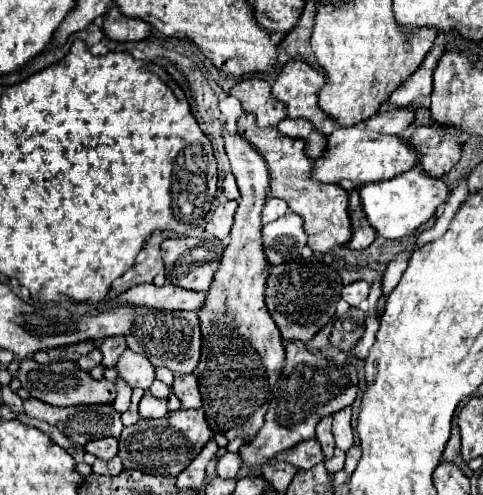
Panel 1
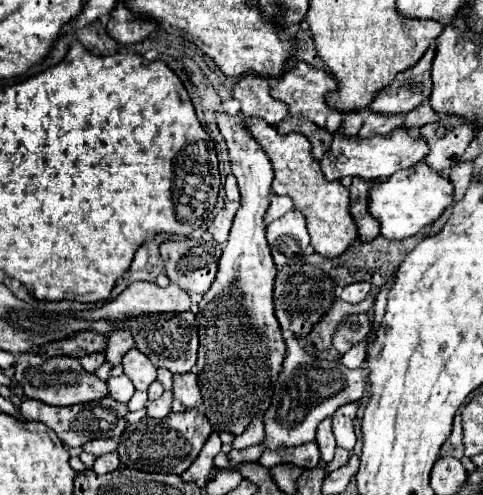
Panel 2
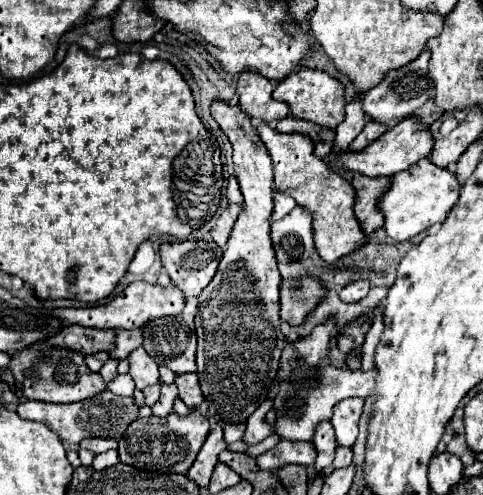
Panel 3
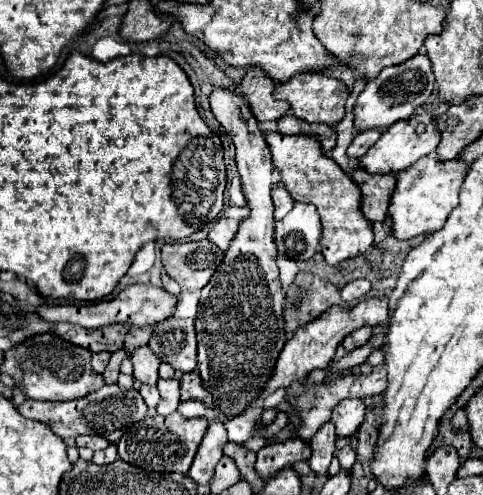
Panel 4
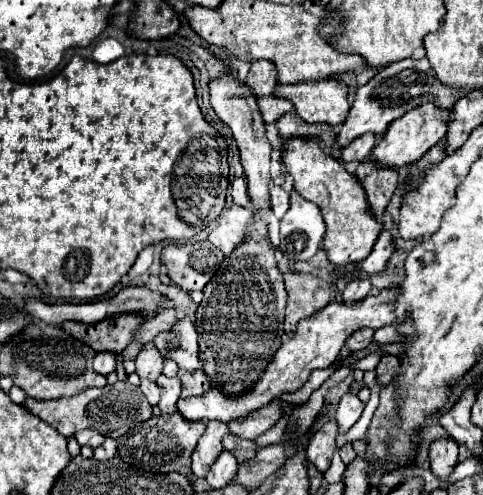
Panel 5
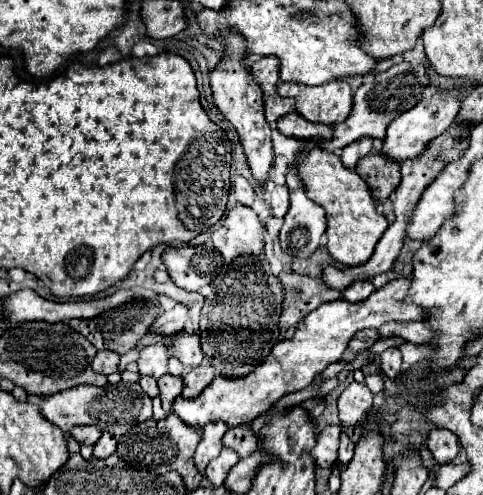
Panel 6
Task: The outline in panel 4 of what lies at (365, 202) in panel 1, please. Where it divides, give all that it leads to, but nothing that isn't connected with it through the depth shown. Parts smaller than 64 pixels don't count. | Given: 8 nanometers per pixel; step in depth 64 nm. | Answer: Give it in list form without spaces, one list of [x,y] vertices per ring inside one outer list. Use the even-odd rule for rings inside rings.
[[[428,154],[414,166],[396,176],[396,188],[390,196],[388,216],[392,220],[392,234],[398,240],[408,240],[418,234],[430,234],[443,226],[451,211],[458,206],[460,186],[466,176],[466,166],[460,158],[440,164],[436,156]]]

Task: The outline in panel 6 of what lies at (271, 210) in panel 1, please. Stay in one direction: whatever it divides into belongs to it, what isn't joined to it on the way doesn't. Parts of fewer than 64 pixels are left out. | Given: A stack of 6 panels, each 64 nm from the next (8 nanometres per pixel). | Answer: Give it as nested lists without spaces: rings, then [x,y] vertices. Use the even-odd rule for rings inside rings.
[[[272,186],[270,188],[270,206],[274,216],[282,218],[288,212],[288,188],[286,186]]]

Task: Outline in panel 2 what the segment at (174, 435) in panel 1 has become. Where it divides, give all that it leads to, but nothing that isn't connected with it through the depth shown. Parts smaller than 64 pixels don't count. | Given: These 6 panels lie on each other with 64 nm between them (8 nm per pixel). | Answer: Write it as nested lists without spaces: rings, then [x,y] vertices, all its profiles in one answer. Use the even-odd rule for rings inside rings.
[[[198,410],[170,412],[166,418],[142,418],[136,424],[128,424],[122,432],[118,454],[120,462],[128,468],[140,472],[164,472],[164,474],[182,474],[196,460],[204,442],[212,434],[212,424]]]

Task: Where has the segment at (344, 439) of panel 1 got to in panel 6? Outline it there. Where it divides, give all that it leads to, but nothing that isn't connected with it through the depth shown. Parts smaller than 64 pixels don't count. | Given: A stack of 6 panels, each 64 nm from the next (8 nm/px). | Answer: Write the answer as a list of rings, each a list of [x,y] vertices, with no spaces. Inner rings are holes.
[[[352,382],[338,398],[338,418],[344,428],[354,426],[372,408],[372,394],[366,384]]]

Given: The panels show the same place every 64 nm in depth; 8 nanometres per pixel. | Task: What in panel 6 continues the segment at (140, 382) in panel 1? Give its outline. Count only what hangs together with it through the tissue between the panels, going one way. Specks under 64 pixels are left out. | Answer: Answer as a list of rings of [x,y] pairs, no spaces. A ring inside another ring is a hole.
[[[152,344],[140,350],[138,358],[138,372],[140,376],[154,376],[156,380],[166,374],[166,364],[168,364],[168,354],[164,344]]]

